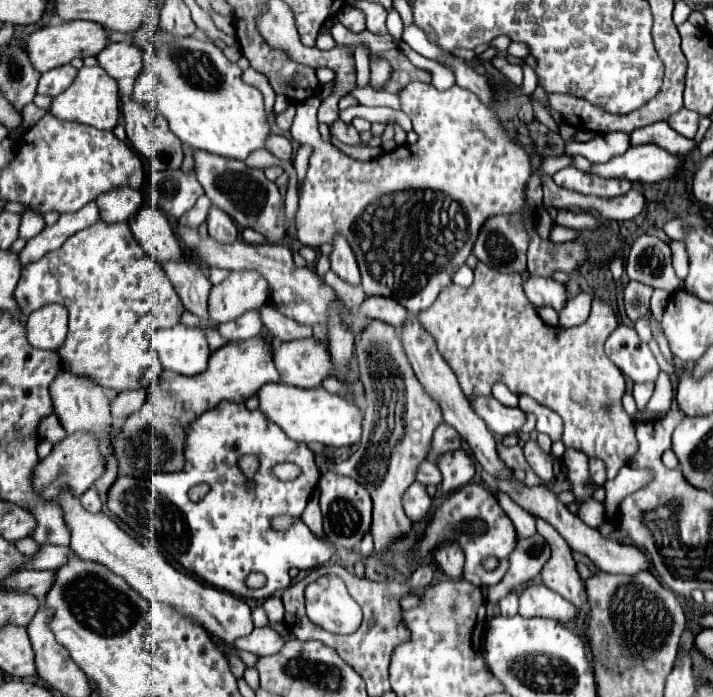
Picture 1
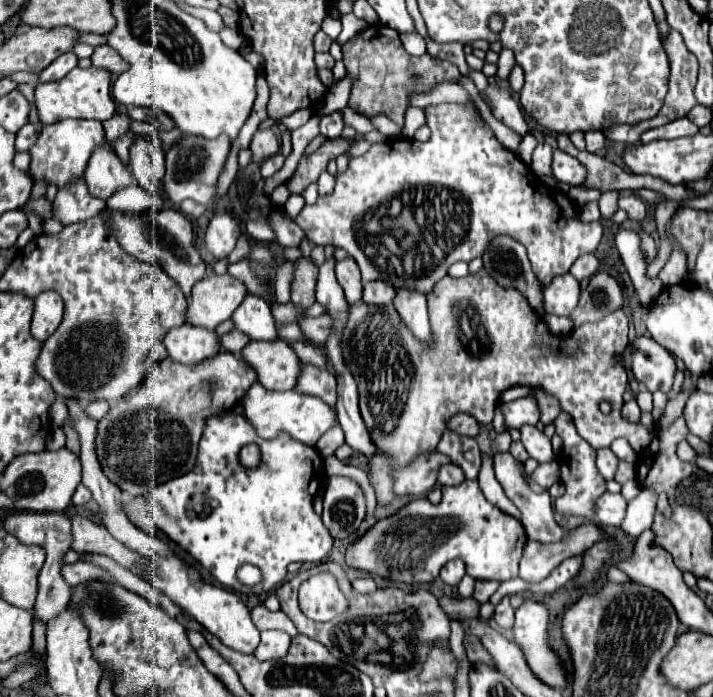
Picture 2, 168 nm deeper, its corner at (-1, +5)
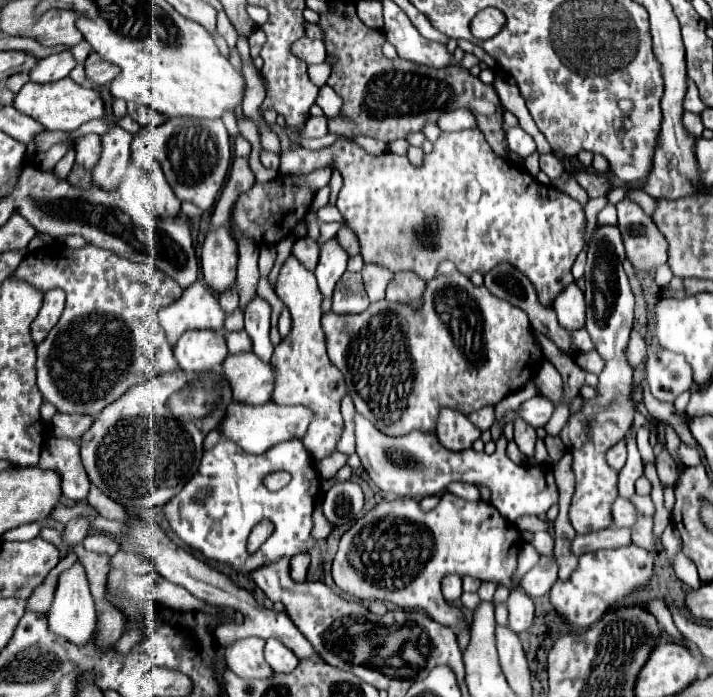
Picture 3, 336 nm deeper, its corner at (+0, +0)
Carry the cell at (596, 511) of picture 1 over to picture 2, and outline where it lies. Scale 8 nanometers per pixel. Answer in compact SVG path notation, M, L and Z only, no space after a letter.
M606 492L596 504L596 522L602 526L620 526L626 516L626 500L622 494Z

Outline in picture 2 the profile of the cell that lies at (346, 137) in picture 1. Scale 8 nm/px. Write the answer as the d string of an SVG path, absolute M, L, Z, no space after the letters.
M334 112L330 116L324 116L322 122L320 122L320 132L324 136L328 136L328 138L338 138L342 130L344 130L344 122L342 122L340 112Z

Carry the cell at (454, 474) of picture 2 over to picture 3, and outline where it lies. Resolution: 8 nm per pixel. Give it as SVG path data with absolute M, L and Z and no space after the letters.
M461 481L449 483L447 491L461 497L461 499L479 499L479 489L475 485L471 485L471 483L461 483Z

